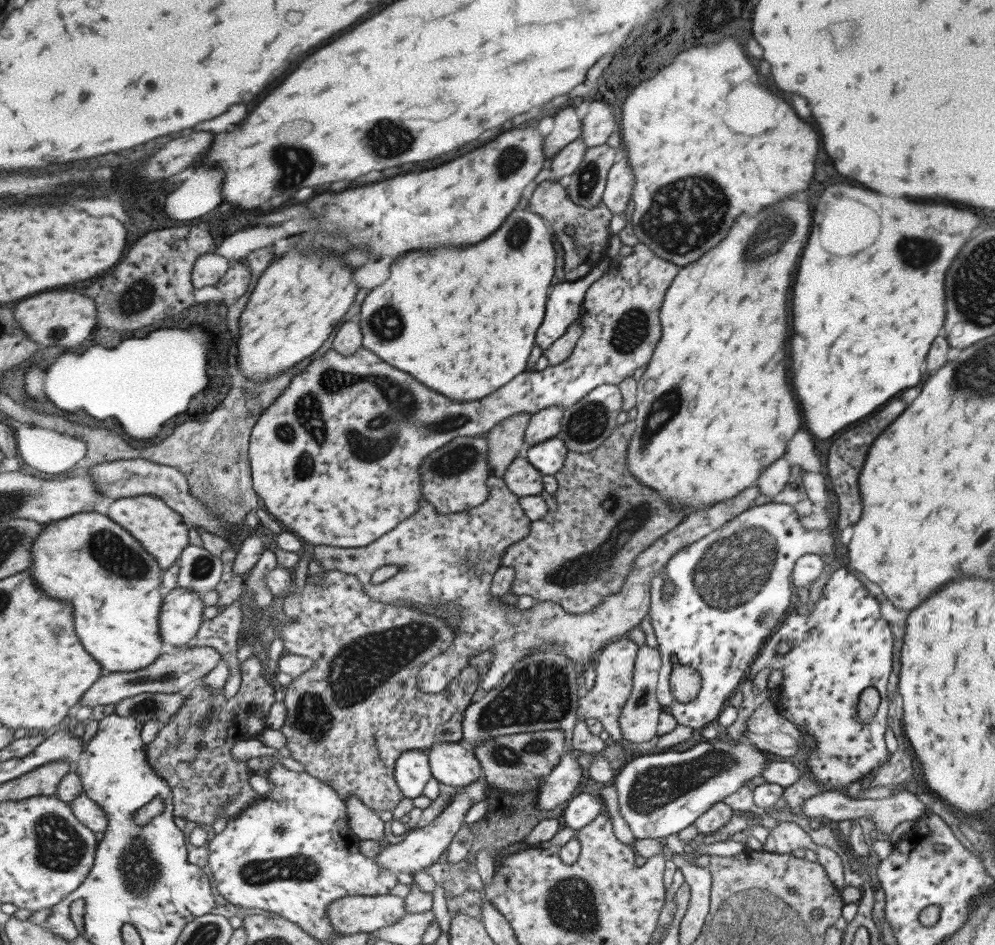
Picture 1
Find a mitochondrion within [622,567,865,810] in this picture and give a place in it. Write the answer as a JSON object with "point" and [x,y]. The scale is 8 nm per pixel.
{"point":[642,698]}

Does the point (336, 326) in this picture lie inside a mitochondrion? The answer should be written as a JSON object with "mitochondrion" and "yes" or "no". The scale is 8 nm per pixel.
{"mitochondrion":"no"}

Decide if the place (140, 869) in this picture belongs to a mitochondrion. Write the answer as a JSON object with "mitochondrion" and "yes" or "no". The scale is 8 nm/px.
{"mitochondrion":"yes"}

